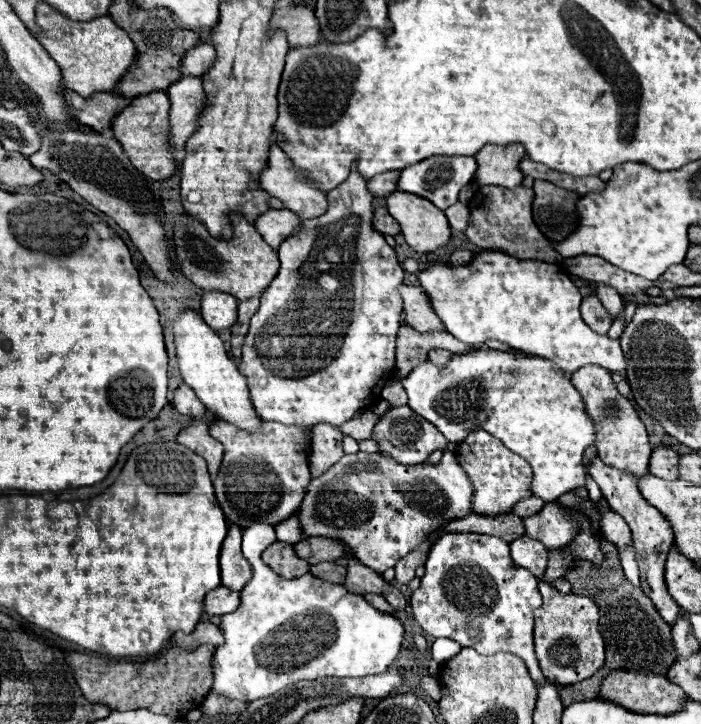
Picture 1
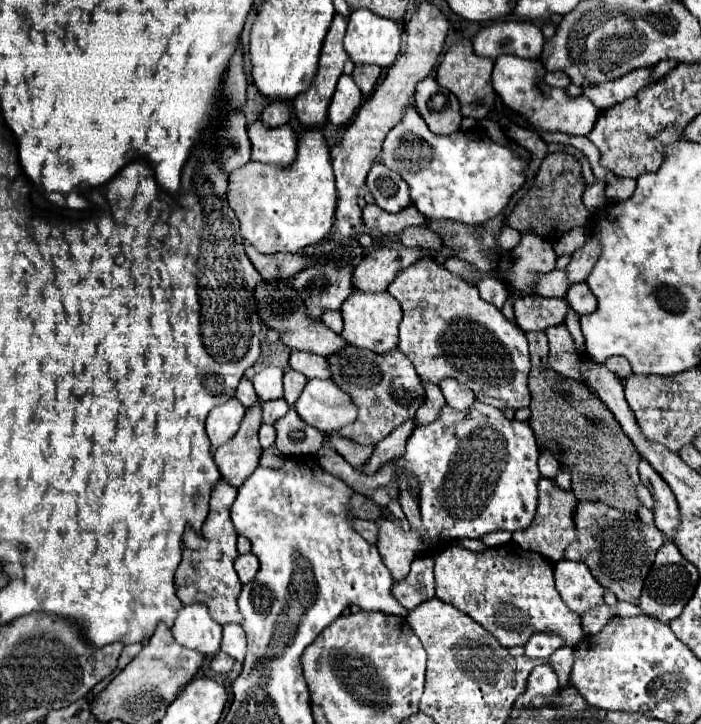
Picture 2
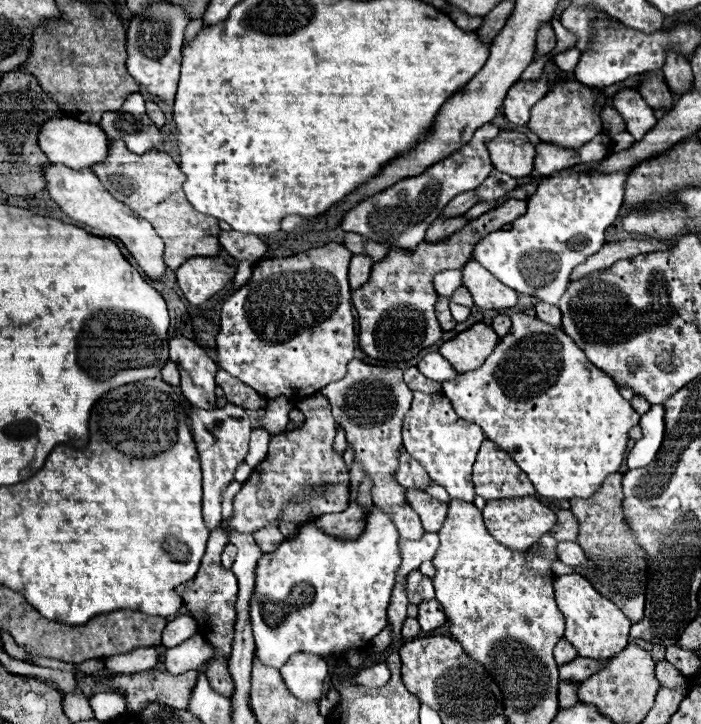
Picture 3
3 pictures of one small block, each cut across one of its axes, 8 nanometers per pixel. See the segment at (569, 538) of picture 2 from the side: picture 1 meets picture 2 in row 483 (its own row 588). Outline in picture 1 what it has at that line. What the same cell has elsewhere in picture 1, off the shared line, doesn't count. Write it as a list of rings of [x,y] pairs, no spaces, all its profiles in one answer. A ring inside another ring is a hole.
[[[540,582],[538,588],[544,604],[534,612],[534,646],[542,674],[560,686],[590,678],[604,666],[604,638],[598,630],[598,606],[588,596],[560,594],[554,586],[544,582]]]

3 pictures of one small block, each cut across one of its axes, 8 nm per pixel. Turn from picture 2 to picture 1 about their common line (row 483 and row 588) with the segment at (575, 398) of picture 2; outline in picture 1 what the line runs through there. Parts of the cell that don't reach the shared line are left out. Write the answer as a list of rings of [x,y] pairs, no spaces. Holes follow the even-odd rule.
[[[602,546],[604,550],[604,562],[590,564],[588,560],[576,560],[570,570],[566,570],[564,578],[572,584],[572,592],[592,598],[600,610],[600,632],[606,640],[606,664],[604,670],[596,672],[592,678],[578,682],[574,686],[568,686],[560,692],[560,700],[564,706],[578,702],[578,700],[594,700],[598,696],[602,678],[610,670],[632,670],[642,674],[660,674],[664,676],[672,662],[676,662],[676,648],[672,642],[670,626],[660,618],[656,612],[652,600],[638,588],[632,586],[632,582],[626,580],[616,546]]]

